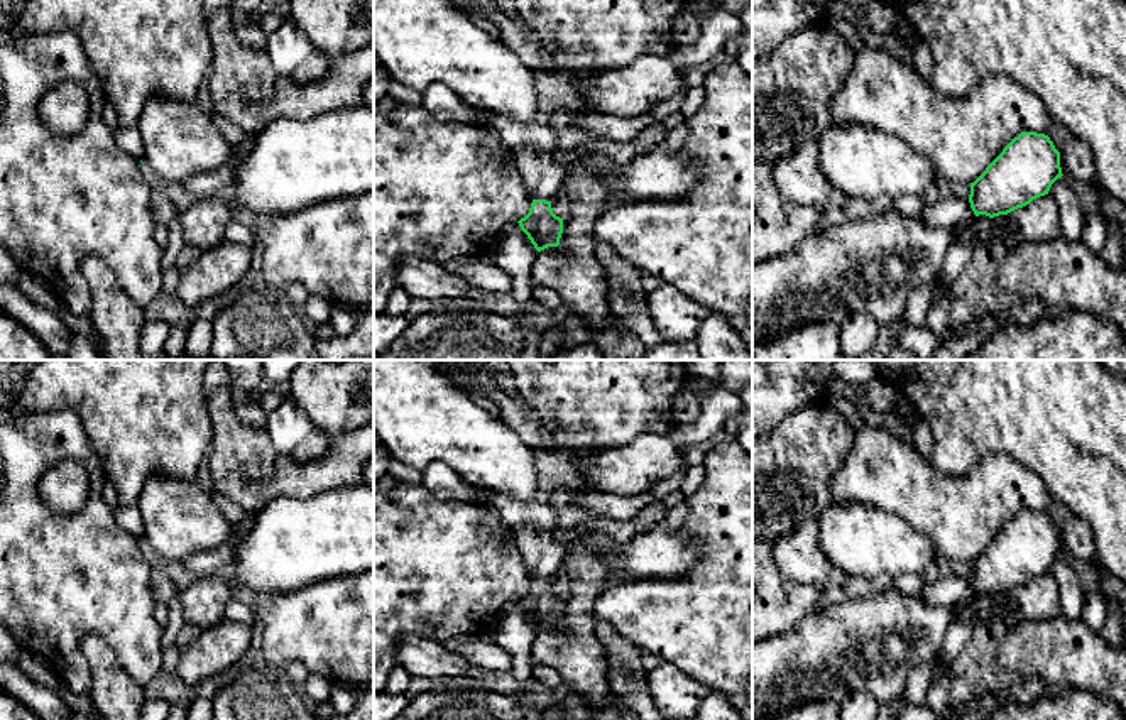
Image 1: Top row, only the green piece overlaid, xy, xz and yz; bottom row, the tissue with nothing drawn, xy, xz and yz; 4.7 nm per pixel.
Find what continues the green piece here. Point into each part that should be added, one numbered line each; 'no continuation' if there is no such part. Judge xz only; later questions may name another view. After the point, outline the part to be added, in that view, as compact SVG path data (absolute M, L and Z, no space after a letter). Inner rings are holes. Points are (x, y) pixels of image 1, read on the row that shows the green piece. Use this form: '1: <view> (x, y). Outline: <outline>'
1: xz (543, 176). Outline: M519 147L514 162L533 199L553 201L560 196L565 169L551 159L551 152Z

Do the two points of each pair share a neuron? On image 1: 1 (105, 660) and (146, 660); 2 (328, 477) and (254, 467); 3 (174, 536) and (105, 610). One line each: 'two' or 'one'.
1: two
2: one
3: two

